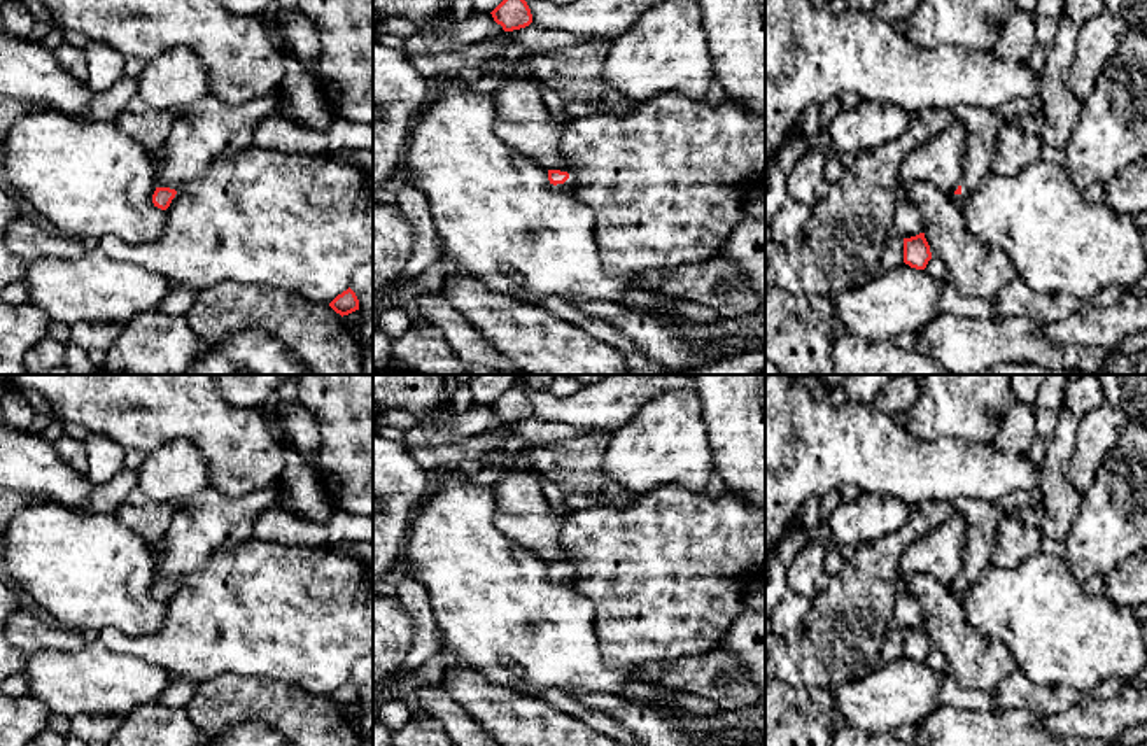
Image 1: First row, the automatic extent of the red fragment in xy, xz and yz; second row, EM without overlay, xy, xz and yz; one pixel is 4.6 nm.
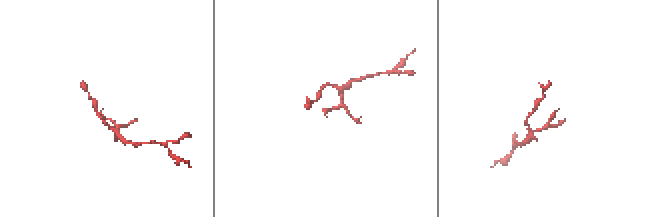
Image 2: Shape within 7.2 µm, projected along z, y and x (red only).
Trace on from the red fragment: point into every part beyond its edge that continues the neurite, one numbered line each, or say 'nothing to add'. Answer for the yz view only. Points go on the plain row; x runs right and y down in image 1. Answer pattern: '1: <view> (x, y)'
1: yz (983, 519)

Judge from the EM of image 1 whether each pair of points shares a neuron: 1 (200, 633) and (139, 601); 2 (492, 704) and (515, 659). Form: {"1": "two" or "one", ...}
{"1": "two", "2": "two"}

